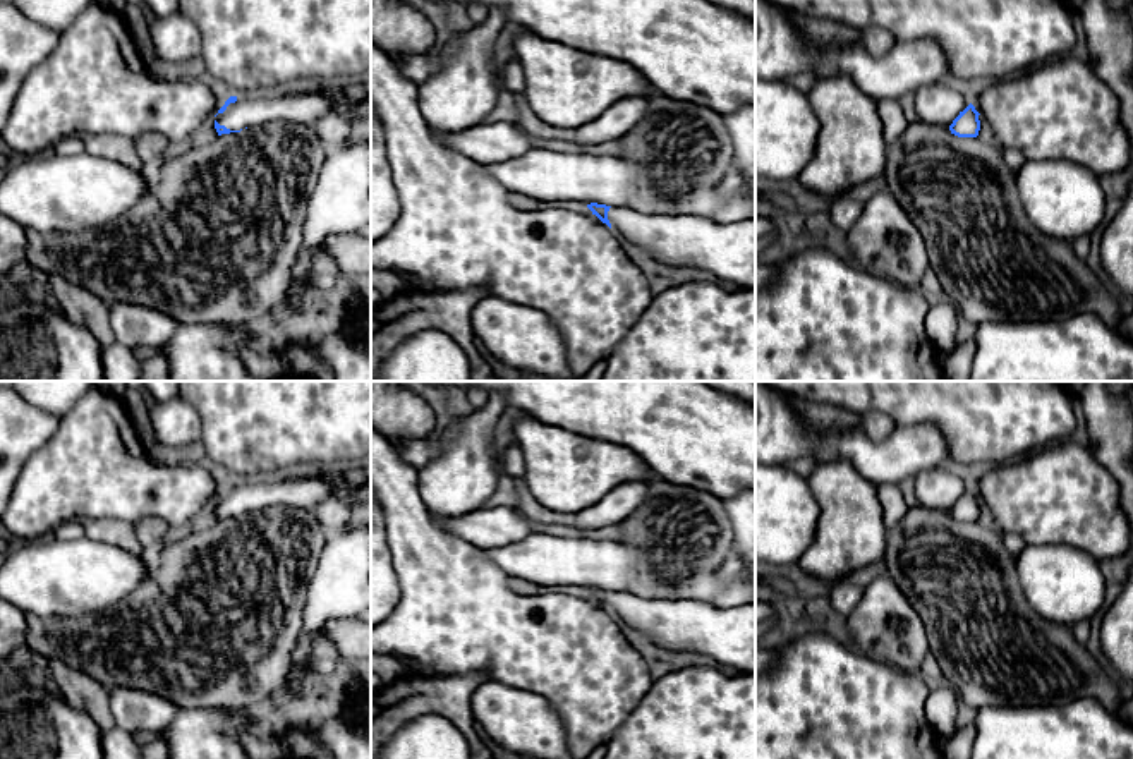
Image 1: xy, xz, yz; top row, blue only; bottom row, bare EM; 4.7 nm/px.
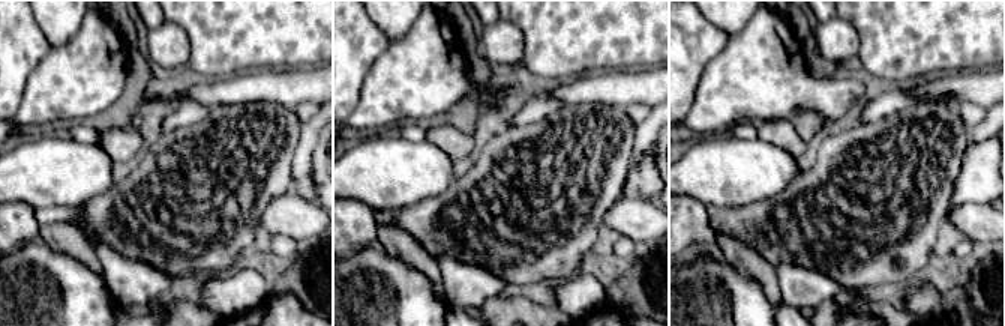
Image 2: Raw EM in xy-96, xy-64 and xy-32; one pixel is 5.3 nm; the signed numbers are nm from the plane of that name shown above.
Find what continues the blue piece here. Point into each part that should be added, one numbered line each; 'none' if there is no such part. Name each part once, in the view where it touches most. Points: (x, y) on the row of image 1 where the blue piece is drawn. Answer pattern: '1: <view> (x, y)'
1: xy (306, 109)

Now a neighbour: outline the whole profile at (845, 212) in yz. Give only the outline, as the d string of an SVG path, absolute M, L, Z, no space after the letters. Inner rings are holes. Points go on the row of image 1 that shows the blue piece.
M839 197L831 203L827 218L836 228L839 228L841 232L848 232L850 227L858 220L862 208L862 203L855 199Z

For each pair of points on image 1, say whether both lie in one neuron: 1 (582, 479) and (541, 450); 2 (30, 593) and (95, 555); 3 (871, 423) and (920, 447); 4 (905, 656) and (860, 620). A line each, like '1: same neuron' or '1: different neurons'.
1: same neuron
2: same neuron
3: different neurons
4: same neuron

